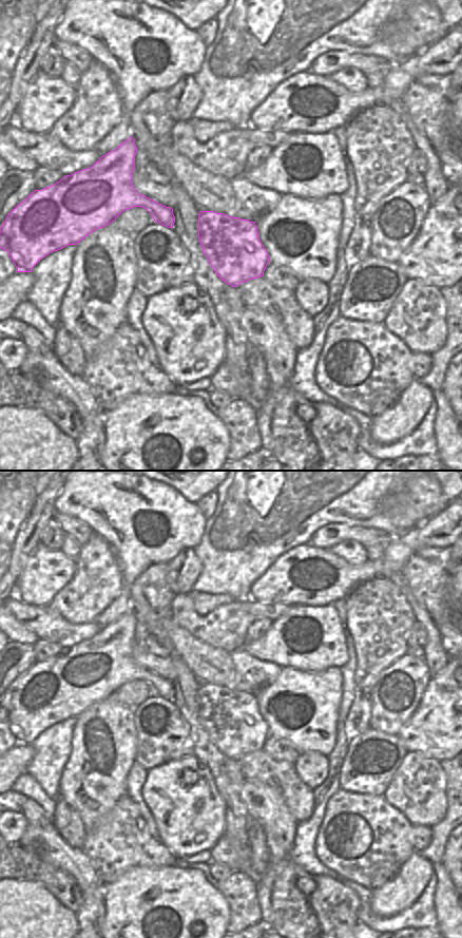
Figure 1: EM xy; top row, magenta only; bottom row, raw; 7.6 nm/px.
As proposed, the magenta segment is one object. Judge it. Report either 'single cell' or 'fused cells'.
single cell

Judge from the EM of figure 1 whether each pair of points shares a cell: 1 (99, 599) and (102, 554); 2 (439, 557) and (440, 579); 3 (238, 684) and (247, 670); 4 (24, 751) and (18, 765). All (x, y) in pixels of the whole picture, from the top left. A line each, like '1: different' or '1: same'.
1: same
2: different
3: different
4: same

